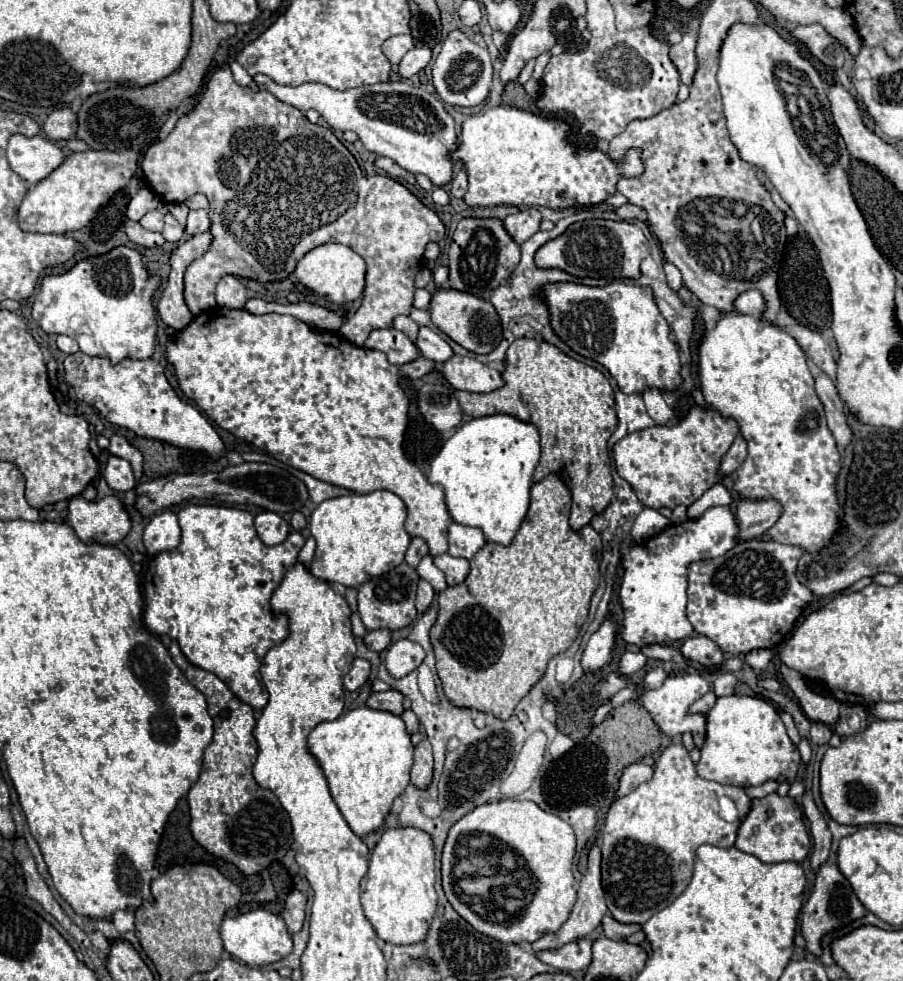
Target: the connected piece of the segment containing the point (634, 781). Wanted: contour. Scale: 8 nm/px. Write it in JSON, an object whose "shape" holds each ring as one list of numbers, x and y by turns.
{"shape":[[635,762,635,764,627,766,625,772,619,778,619,788,617,788,617,794,615,796,621,798,621,796,633,792,639,784,651,780,651,776,653,776,653,768,651,766,645,766,641,762]]}

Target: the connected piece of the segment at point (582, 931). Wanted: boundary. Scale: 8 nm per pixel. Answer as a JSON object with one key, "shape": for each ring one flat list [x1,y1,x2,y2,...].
{"shape":[[593,844,589,848,589,864,587,864,587,872,583,876,583,880,579,882,579,890,577,890,577,902,573,906,573,912,569,916,569,920,557,930,557,932,551,932,551,934,545,934,543,938,539,938,537,942,533,942,533,952,539,952,539,950,549,950,549,948,559,948,567,942,573,942,577,938,583,938,587,936,589,932,593,932,603,914,607,912,607,904,605,904,605,894,603,894,603,886,601,886,601,848,597,844]]}

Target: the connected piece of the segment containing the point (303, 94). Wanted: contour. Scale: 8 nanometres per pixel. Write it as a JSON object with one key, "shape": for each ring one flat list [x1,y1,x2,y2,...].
{"shape":[[257,74,253,80,261,90,269,90,275,98,299,108,301,112,311,108,317,110,331,128,341,132,353,130,369,152,395,160,411,174,425,174,433,186,443,188,453,180,451,154,457,150,455,120,435,94,407,82,383,82,339,92,313,82,301,86,279,86,263,74]]}

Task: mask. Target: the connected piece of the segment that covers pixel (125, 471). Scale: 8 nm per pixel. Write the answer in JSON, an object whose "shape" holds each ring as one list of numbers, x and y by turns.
{"shape":[[109,456,109,462,103,470,103,476,115,492,125,492,125,490,135,488,135,476,133,476,131,464,125,458]]}

